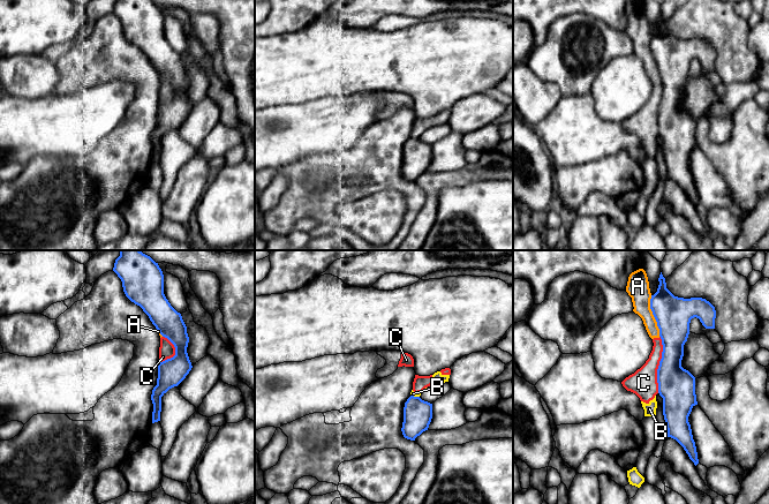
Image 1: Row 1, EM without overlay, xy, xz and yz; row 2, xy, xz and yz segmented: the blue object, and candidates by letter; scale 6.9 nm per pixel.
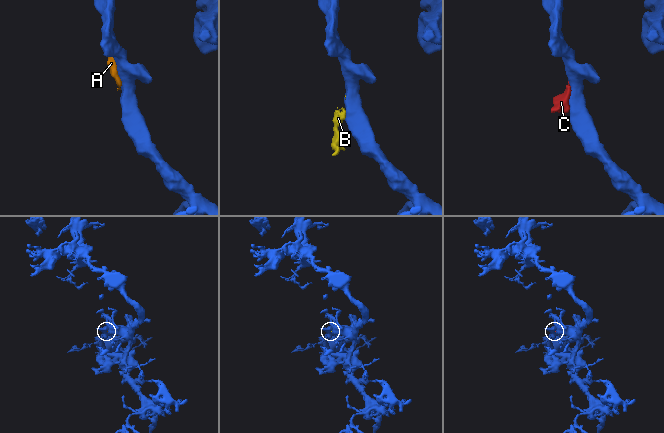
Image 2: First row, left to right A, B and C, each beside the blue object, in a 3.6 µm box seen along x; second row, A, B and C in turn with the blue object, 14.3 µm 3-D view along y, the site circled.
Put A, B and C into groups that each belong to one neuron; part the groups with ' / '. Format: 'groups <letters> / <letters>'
groups A B C

